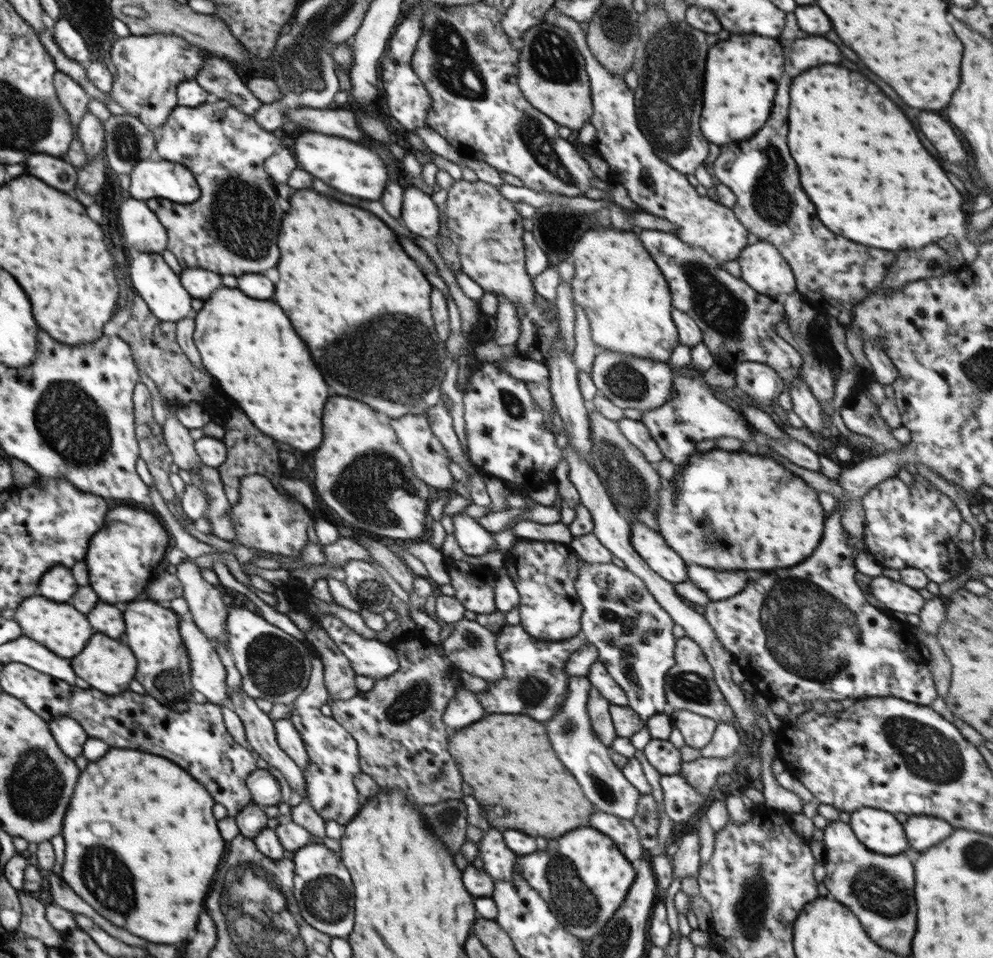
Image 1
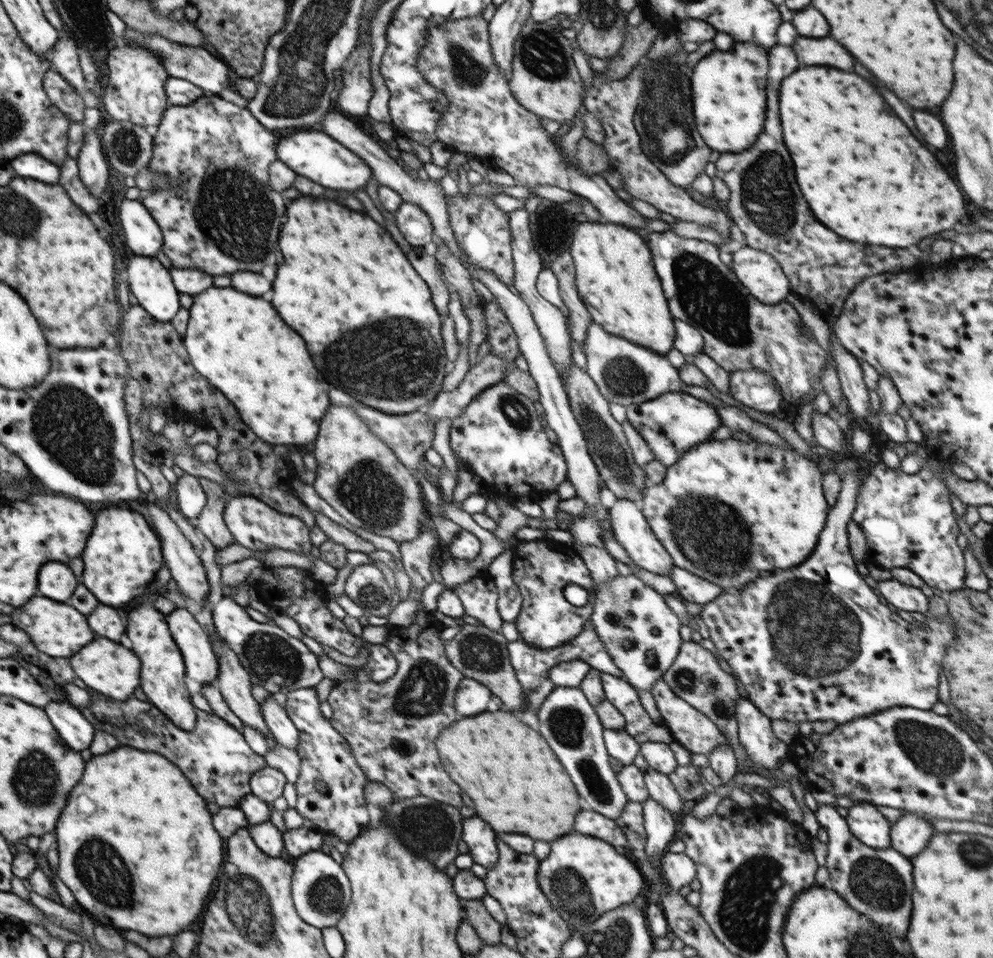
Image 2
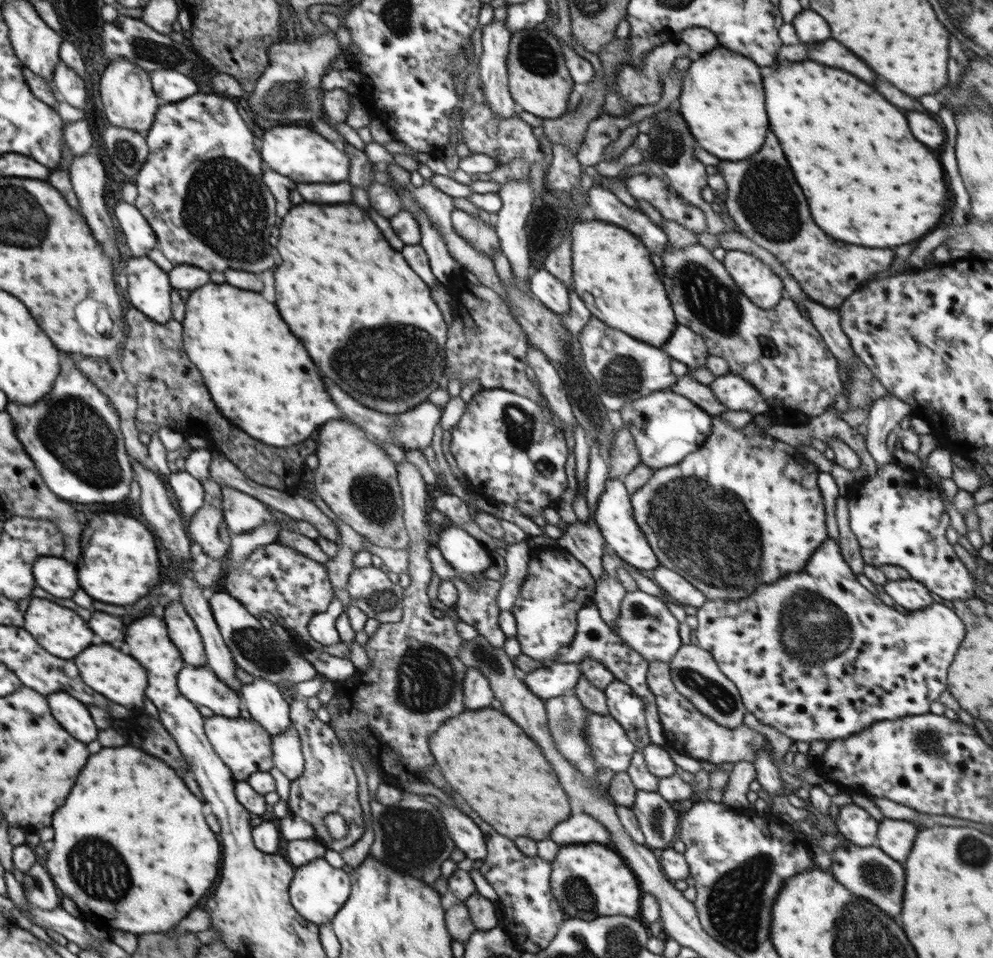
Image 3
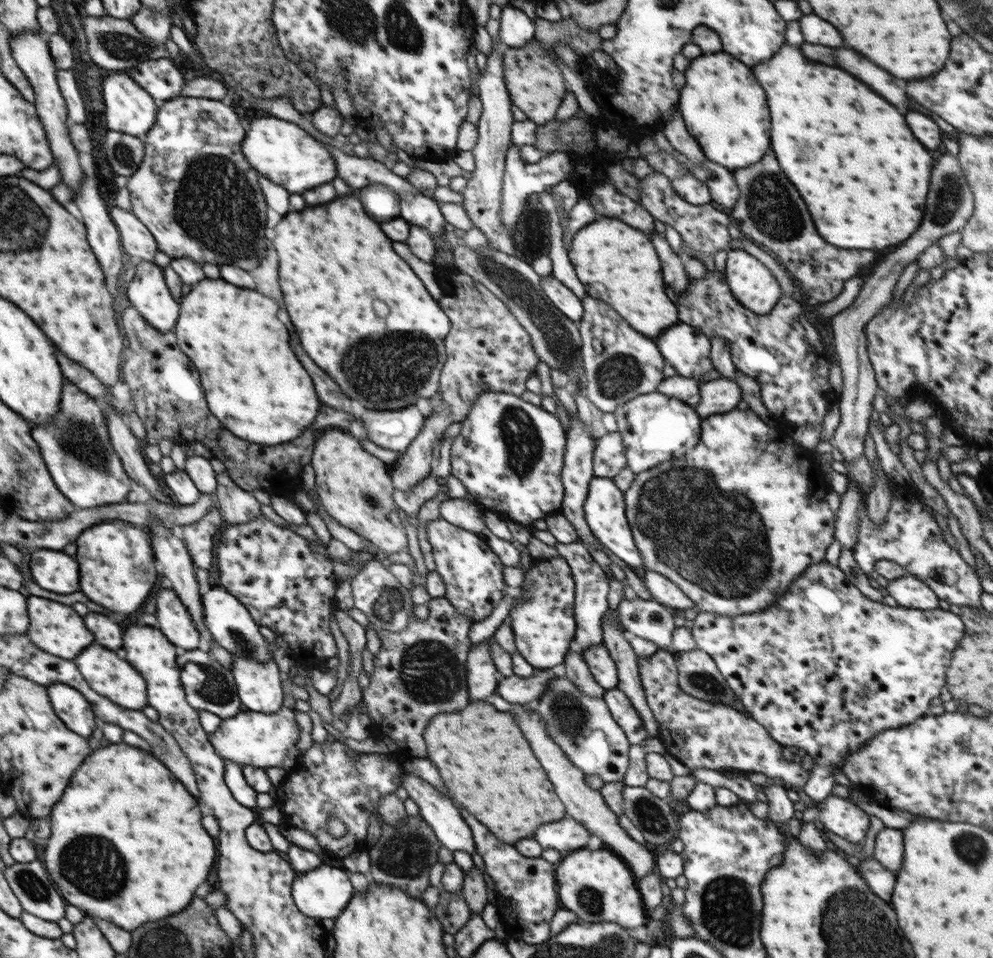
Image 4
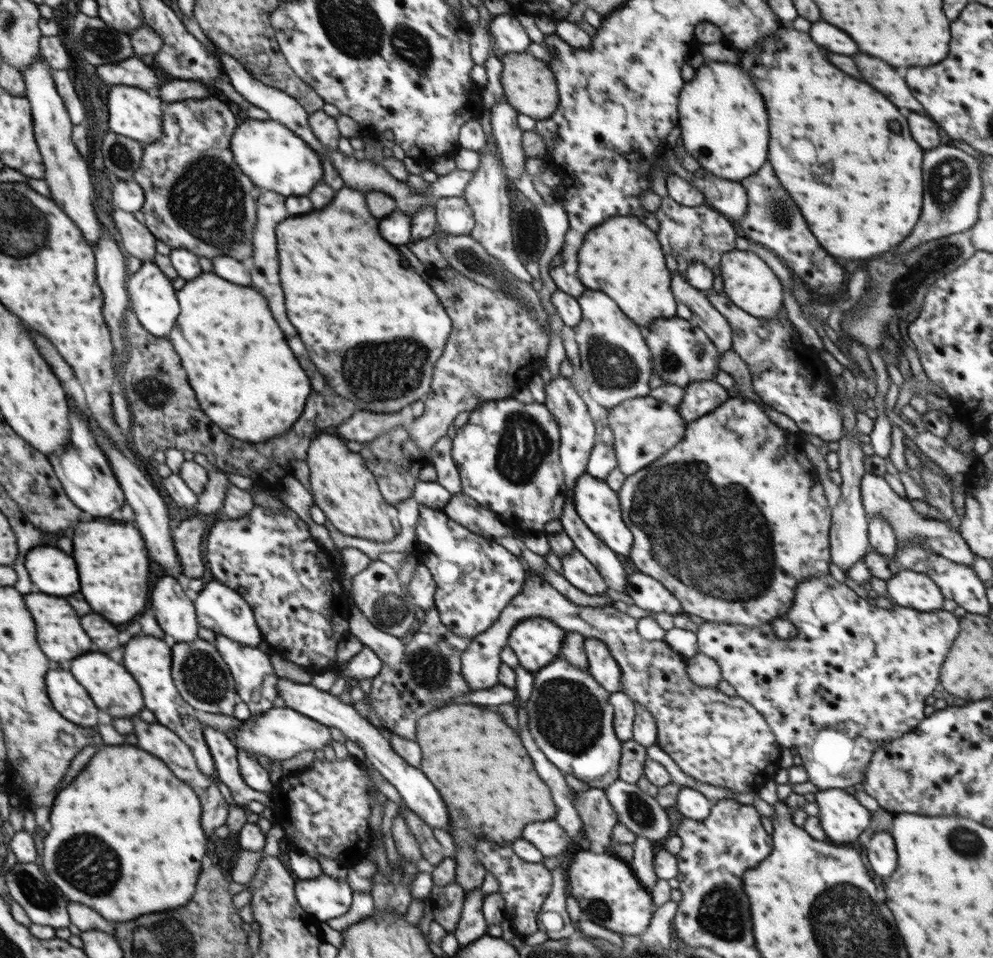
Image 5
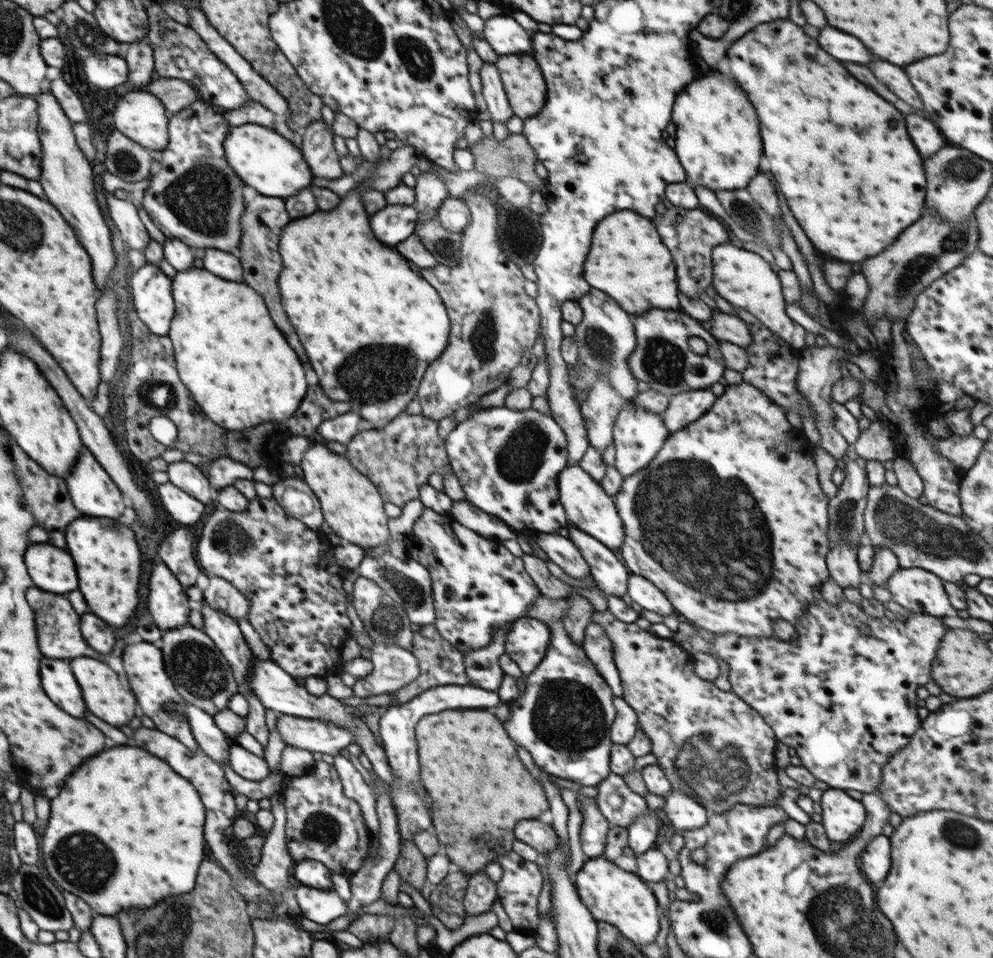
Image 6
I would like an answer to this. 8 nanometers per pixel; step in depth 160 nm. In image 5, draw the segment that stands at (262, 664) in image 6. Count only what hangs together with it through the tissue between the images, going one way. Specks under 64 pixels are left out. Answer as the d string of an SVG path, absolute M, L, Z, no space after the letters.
M278 678L276 683L276 692L278 697L285 700L285 707L290 710L296 710L304 714L307 718L312 718L315 722L326 727L338 728L348 739L350 746L376 770L386 778L386 780L396 788L400 797L404 799L406 807L415 812L430 828L439 828L450 832L451 820L446 810L446 804L438 790L432 786L432 782L422 774L419 768L410 766L388 742L388 739L382 735L381 730L374 727L367 719L362 718L354 705L344 704L338 697L332 696L329 692L318 690L314 685L297 684L284 678Z

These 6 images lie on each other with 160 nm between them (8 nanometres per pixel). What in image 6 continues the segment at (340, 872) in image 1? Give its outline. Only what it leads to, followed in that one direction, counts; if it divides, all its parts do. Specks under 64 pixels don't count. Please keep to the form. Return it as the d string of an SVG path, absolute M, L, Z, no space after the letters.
M300 885L294 888L294 894L301 910L301 916L320 925L347 914L348 903L334 890L320 890Z

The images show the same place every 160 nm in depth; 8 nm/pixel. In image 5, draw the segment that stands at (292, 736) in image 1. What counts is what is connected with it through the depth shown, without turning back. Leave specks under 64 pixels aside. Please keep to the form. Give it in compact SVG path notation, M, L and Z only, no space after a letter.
M216 634L215 648L231 670L231 676L236 683L235 690L238 698L248 705L254 718L258 718L258 715L271 710L272 702L278 697L276 683L278 683L279 677L270 663L269 655L260 651L257 647L242 646L239 642L234 642L223 634Z

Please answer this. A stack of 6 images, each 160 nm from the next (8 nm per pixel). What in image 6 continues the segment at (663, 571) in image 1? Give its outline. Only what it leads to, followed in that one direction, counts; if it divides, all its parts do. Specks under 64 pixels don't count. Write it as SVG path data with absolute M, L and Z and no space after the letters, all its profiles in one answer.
M570 465L559 474L559 499L567 514L570 525L591 534L608 548L620 548L625 539L622 519L618 514L613 497L608 496L600 483L580 466Z

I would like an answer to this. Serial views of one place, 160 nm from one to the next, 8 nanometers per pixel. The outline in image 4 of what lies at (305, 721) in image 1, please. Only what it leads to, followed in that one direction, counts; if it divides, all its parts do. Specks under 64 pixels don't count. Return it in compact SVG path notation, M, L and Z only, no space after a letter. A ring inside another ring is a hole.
M338 740L313 741L301 757L305 771L295 770L276 788L277 804L284 815L284 825L312 833L325 854L340 859L356 854L365 847L370 814L377 810L379 799L394 794L396 787L400 786L402 767L382 757L382 753L358 754L356 761L350 761L344 745ZM328 817L344 822L347 833L341 838L330 836Z

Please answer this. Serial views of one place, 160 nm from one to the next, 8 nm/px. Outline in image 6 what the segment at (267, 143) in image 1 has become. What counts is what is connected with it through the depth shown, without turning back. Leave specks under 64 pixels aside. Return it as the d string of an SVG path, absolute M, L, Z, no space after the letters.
M200 99L172 115L171 142L162 151L159 164L155 163L160 170L158 170L158 174L151 176L142 202L142 207L148 213L150 220L154 222L154 226L158 230L162 231L166 239L178 239L193 250L200 251L214 248L234 253L238 249L240 236L242 236L240 216L242 216L245 206L242 195L244 184L234 174L226 160L223 142L228 136L229 127L229 122L221 110Z

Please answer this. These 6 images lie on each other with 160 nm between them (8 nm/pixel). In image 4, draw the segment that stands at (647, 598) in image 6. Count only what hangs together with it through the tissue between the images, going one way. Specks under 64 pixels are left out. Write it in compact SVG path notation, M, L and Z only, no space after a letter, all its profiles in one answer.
M646 571L642 581L652 599L674 611L683 612L686 608L696 606L691 598L669 578L656 571Z

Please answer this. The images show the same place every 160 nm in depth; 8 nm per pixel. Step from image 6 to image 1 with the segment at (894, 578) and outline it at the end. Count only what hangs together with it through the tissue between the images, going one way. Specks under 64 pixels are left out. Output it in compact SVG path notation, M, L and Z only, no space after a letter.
M884 575L872 577L867 594L879 607L899 617L907 614L920 614L925 605L924 598L916 589Z

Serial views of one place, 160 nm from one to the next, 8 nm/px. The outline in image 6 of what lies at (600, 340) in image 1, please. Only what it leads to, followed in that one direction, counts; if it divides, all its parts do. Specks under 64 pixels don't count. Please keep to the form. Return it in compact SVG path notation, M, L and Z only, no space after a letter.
M632 210L614 212L596 226L590 254L583 264L583 275L591 288L608 292L608 296L631 316L651 309L680 309L672 254L662 244L654 224Z

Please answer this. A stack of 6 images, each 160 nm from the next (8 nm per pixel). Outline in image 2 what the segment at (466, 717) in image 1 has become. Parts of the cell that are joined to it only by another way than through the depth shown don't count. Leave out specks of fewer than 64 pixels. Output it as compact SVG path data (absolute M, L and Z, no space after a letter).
M464 677L454 697L454 709L460 716L474 716L486 712L488 704L492 706L492 695L480 682Z

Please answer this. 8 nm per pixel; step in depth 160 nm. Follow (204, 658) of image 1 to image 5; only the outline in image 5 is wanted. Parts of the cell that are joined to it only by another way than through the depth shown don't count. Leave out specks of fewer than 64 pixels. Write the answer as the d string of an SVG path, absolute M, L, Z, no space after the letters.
M166 574L156 582L156 590L152 590L152 608L161 630L171 642L199 638L194 603L172 575Z

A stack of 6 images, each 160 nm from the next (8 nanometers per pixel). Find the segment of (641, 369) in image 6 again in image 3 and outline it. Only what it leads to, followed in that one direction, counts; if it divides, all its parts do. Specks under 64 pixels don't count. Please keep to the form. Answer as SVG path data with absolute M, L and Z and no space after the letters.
M677 325L663 349L672 359L686 364L690 369L705 366L710 356L704 339L696 334L696 331L684 325Z

